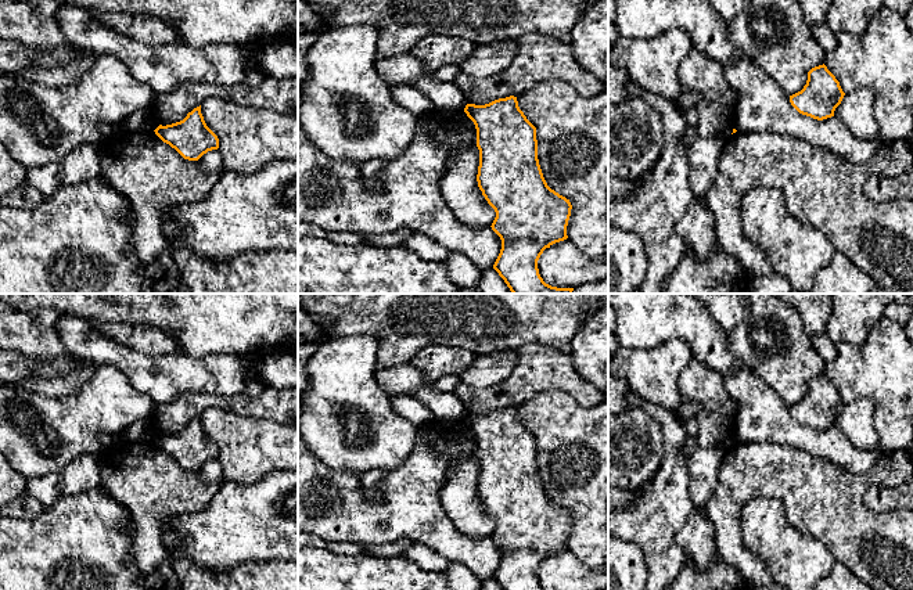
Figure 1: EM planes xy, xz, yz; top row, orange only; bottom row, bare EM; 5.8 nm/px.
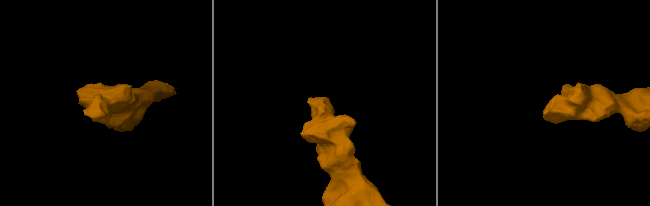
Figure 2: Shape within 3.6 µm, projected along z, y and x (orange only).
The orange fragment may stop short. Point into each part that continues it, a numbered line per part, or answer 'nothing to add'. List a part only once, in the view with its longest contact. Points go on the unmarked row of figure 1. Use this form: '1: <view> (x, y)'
nothing to add

